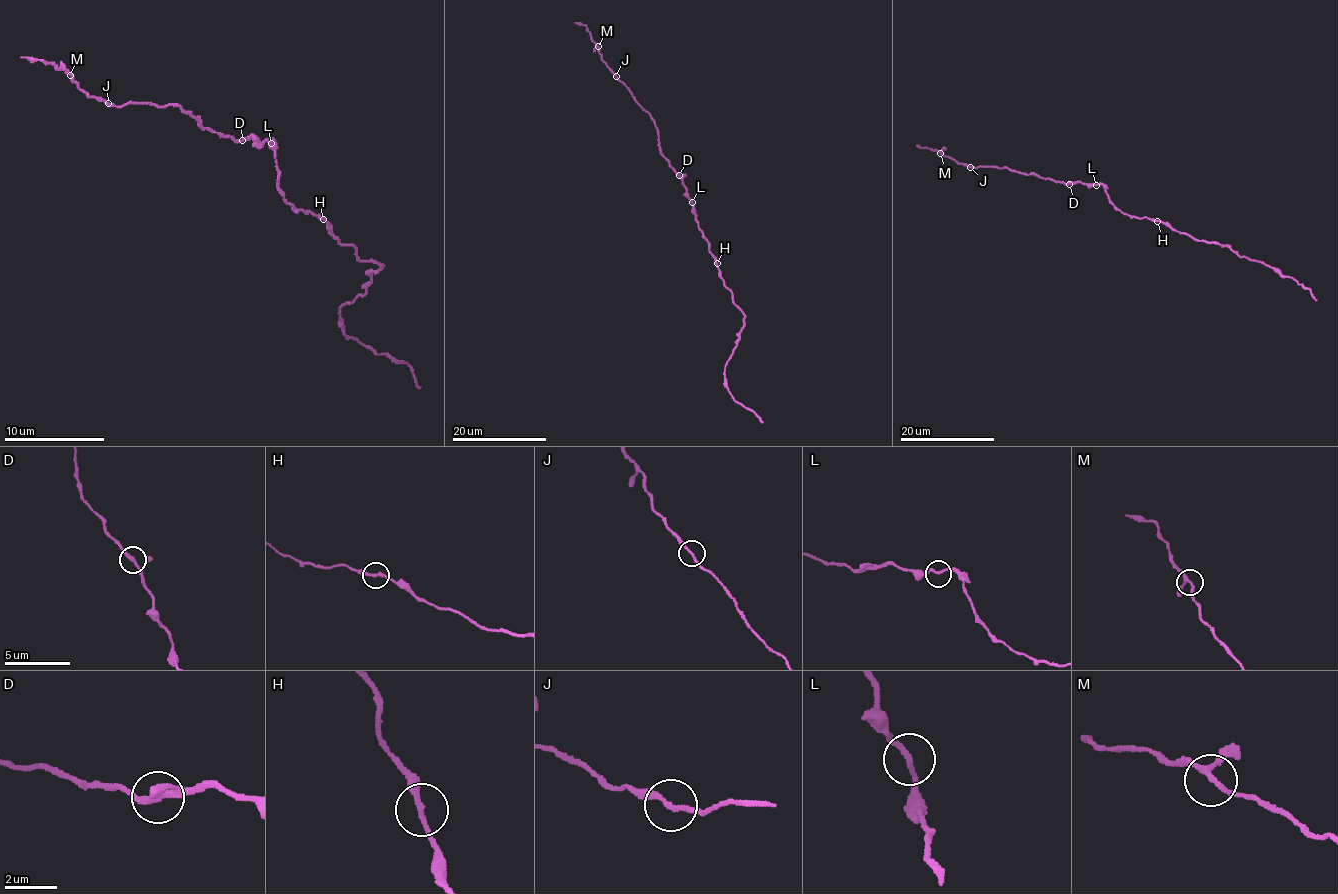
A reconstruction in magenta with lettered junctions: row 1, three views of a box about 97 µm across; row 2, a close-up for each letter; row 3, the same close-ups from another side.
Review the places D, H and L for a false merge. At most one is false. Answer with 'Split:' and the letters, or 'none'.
Split: none

